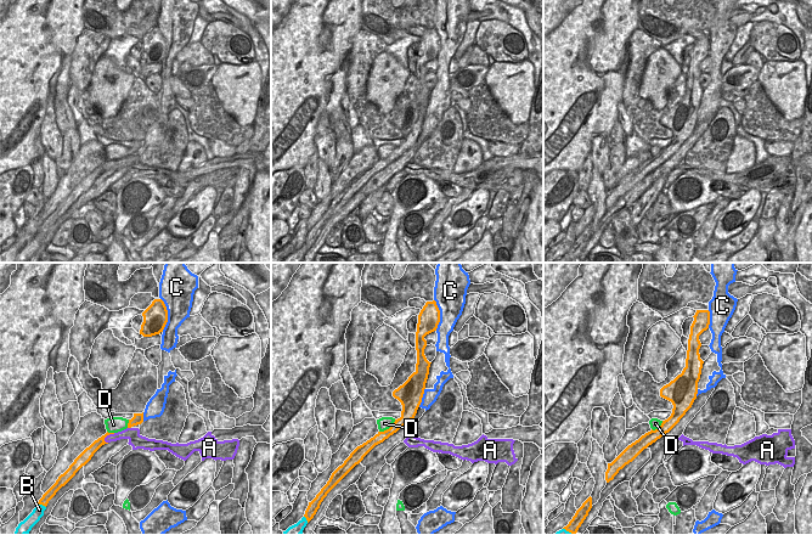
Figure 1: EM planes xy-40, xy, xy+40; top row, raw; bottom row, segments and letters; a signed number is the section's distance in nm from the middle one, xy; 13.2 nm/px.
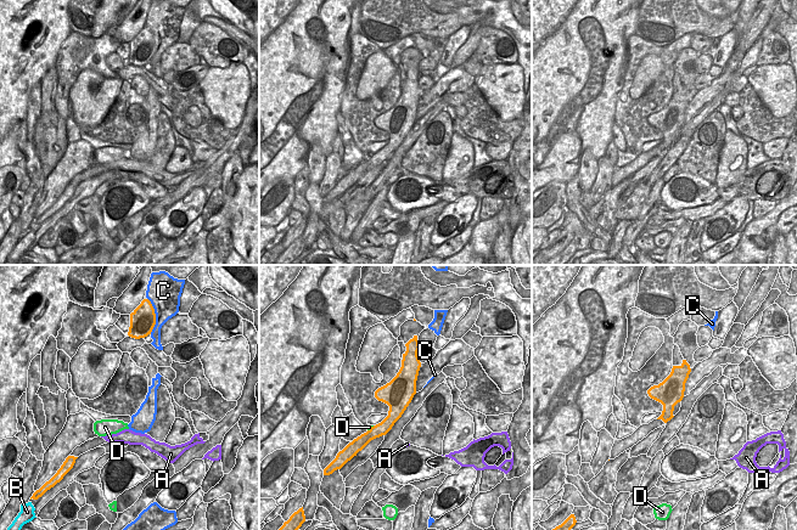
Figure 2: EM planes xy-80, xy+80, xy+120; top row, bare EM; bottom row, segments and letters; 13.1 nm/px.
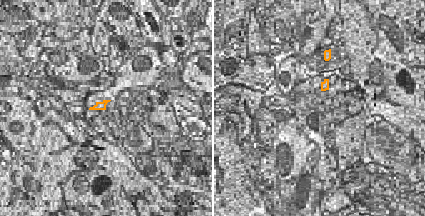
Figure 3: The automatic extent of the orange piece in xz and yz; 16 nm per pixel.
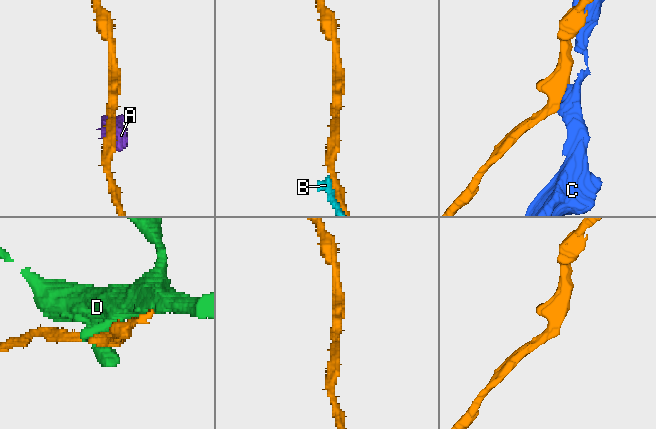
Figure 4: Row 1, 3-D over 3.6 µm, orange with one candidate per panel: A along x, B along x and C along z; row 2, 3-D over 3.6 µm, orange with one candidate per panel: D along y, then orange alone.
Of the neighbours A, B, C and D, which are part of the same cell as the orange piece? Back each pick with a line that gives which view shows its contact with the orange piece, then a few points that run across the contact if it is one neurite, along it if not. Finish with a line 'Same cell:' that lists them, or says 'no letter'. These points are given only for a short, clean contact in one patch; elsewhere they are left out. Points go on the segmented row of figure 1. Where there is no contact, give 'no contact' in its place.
Same cell: no letter

